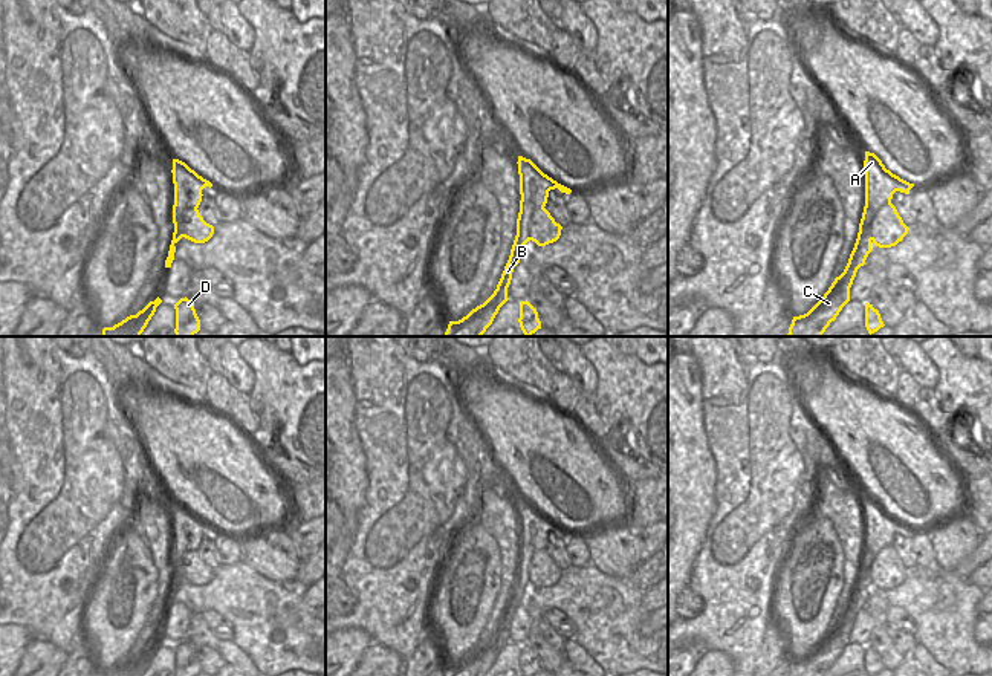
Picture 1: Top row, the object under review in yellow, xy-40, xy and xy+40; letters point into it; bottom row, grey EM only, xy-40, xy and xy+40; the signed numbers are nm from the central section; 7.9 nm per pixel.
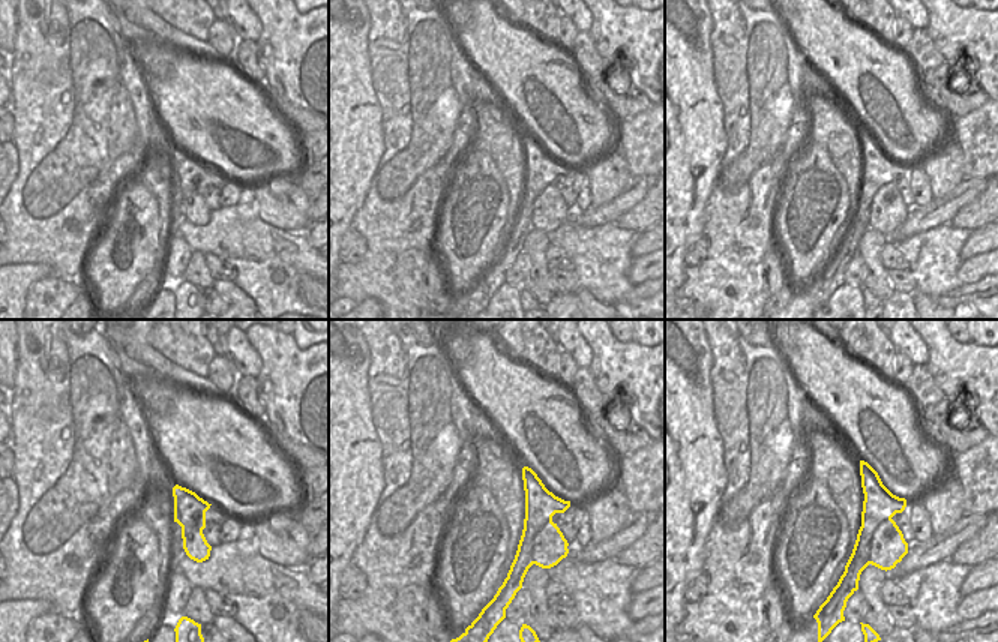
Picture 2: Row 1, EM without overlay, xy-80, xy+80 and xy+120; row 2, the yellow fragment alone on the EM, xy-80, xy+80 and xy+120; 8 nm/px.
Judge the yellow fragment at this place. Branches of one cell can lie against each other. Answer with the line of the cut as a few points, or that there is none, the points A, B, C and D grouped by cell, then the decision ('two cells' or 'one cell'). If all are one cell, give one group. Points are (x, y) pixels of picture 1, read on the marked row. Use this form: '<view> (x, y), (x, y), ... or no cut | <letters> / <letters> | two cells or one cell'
xy+40 (890, 201), (878, 211), (873, 220), (872, 239) | A B C / D | two cells

